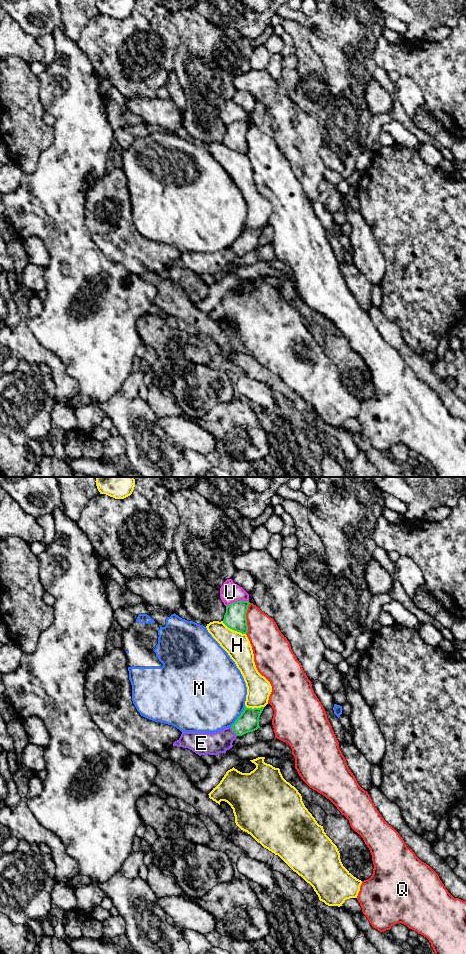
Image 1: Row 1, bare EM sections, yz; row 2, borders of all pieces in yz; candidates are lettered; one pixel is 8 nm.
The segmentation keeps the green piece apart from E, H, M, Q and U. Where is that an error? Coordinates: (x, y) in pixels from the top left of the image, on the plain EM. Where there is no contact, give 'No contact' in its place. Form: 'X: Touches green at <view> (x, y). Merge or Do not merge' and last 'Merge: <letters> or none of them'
E: Touches green at yz (233, 250). Merge
H: Touches green at yz (234, 150). Do not merge
M: Touches green at yz (239, 236). Do not merge
Q: Touches green at yz (246, 139). Do not merge
U: Touches green at yz (237, 121). Do not merge
Merge: E

